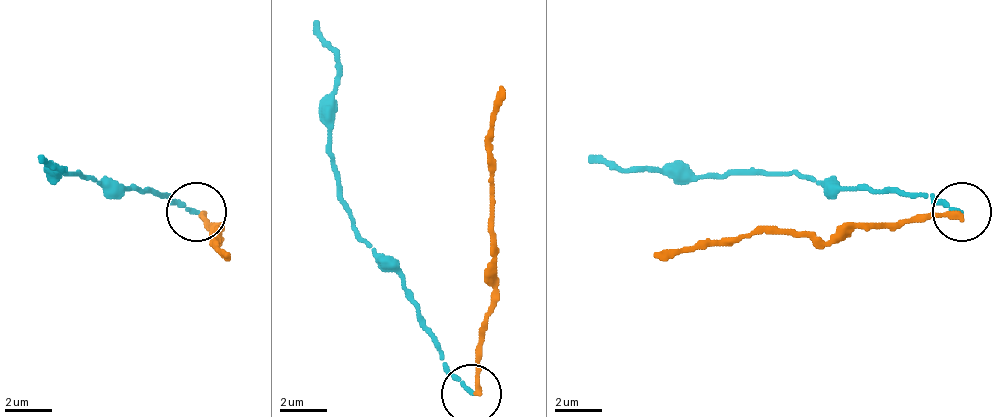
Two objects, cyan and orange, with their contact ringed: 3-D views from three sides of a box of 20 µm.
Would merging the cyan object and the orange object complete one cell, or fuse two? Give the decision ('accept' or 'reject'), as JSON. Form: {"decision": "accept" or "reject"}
{"decision": "reject"}

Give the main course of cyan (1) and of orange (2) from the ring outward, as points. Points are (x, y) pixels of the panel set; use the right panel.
1: (963, 210), (928, 193), (845, 187), (798, 175), (621, 169), (591, 157)
2: (963, 216), (839, 228), (827, 240), (697, 240), (656, 258)

